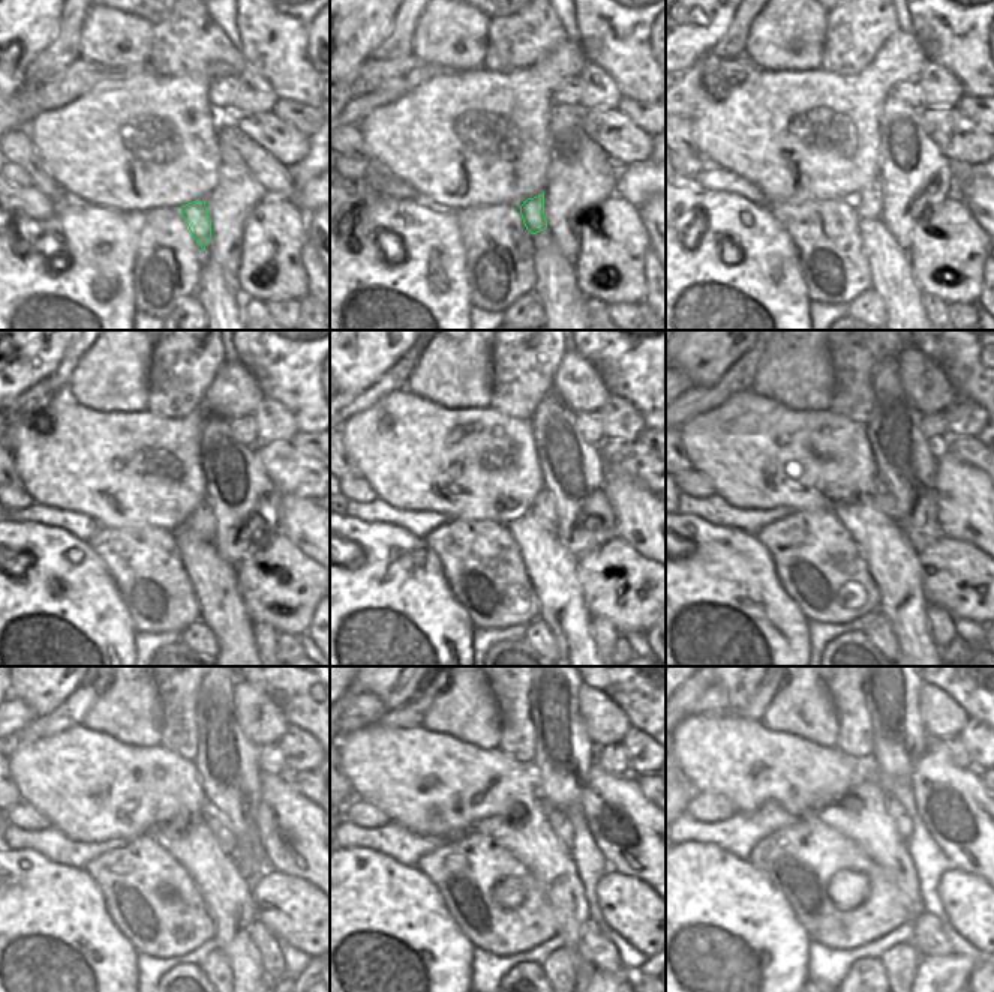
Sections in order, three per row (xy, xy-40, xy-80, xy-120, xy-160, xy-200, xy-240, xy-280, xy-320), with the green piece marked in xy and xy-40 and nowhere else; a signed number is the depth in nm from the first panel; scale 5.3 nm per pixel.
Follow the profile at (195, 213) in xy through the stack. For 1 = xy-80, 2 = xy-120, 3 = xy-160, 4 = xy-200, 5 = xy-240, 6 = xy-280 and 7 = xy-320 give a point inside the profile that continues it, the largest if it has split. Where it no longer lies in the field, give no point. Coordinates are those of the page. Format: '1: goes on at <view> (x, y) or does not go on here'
1: goes on at xy-80 (868, 204)
2: goes on at xy-120 (201, 523)
3: goes on at xy-160 (544, 508)
4: goes on at xy-200 (883, 500)
5: goes on at xy-240 (225, 836)
6: goes on at xy-280 (558, 820)
7: goes on at xy-320 (897, 812)

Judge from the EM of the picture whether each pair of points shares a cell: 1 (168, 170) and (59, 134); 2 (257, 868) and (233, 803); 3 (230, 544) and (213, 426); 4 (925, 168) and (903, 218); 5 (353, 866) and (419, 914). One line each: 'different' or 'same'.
1: same
2: same
3: same
4: same
5: same

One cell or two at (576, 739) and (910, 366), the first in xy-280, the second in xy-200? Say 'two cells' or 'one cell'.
two cells

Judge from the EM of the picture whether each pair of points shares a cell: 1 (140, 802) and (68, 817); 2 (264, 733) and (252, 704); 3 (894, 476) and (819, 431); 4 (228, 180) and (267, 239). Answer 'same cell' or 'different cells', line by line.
1: same cell
2: same cell
3: different cells
4: different cells

